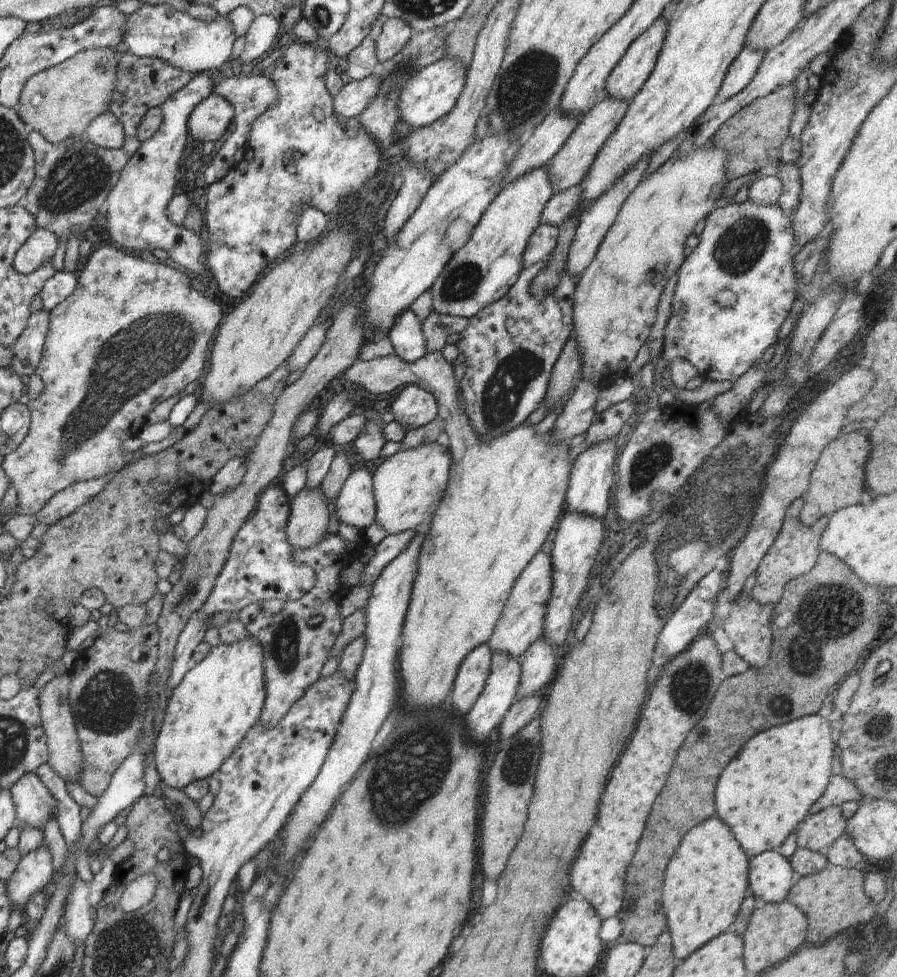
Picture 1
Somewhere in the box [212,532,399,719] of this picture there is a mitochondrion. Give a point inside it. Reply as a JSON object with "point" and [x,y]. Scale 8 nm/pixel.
{"point":[284,648]}

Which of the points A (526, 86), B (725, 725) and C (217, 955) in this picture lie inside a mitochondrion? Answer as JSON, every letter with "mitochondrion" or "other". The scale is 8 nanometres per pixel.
{"A":"mitochondrion","B":"other","C":"other"}

